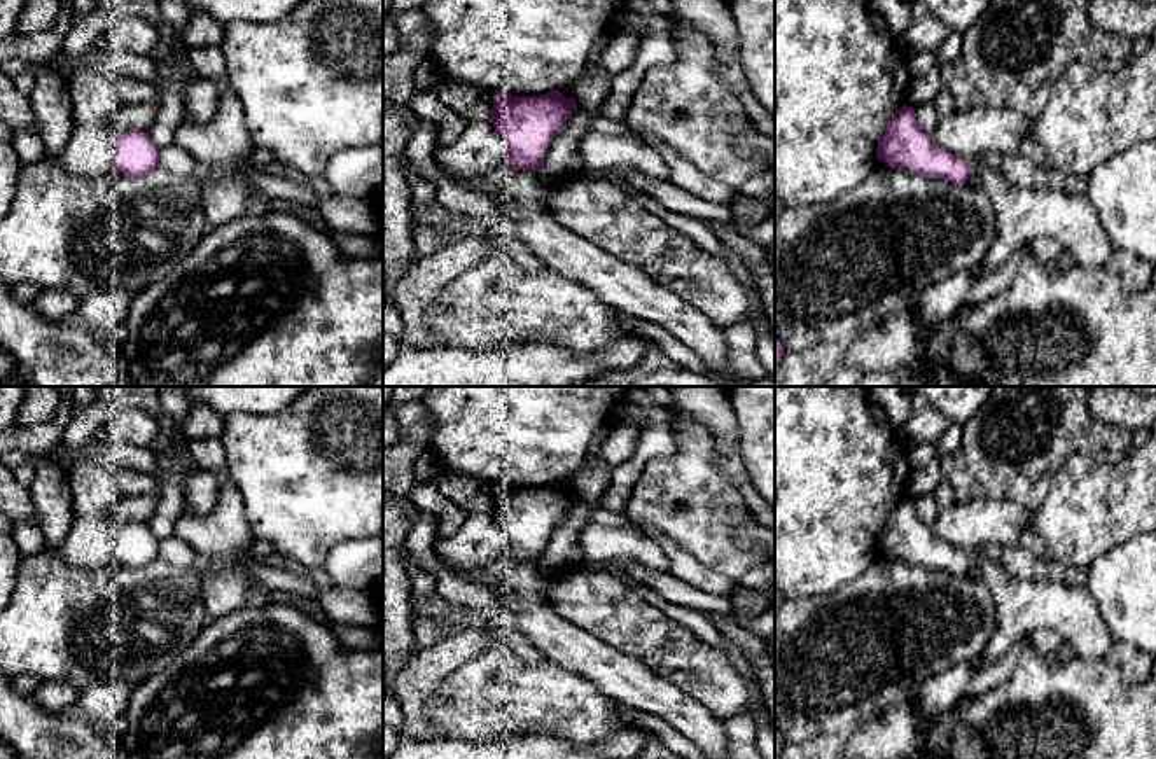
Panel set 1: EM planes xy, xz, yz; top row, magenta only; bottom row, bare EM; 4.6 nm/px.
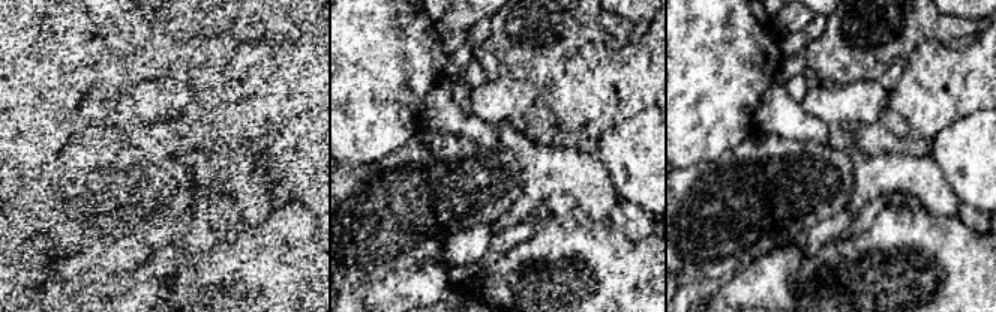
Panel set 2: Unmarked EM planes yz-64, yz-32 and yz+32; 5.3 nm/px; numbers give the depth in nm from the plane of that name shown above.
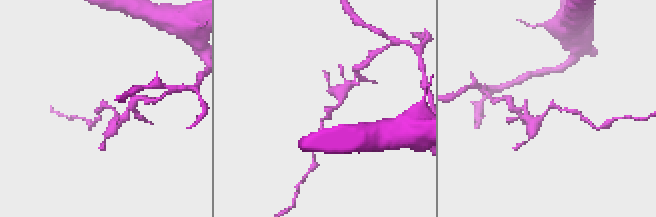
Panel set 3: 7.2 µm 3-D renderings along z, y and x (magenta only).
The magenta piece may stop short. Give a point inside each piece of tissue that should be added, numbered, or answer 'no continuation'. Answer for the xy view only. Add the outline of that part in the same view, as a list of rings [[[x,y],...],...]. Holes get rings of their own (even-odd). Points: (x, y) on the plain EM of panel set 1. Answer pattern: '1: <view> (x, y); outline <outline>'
no continuation

